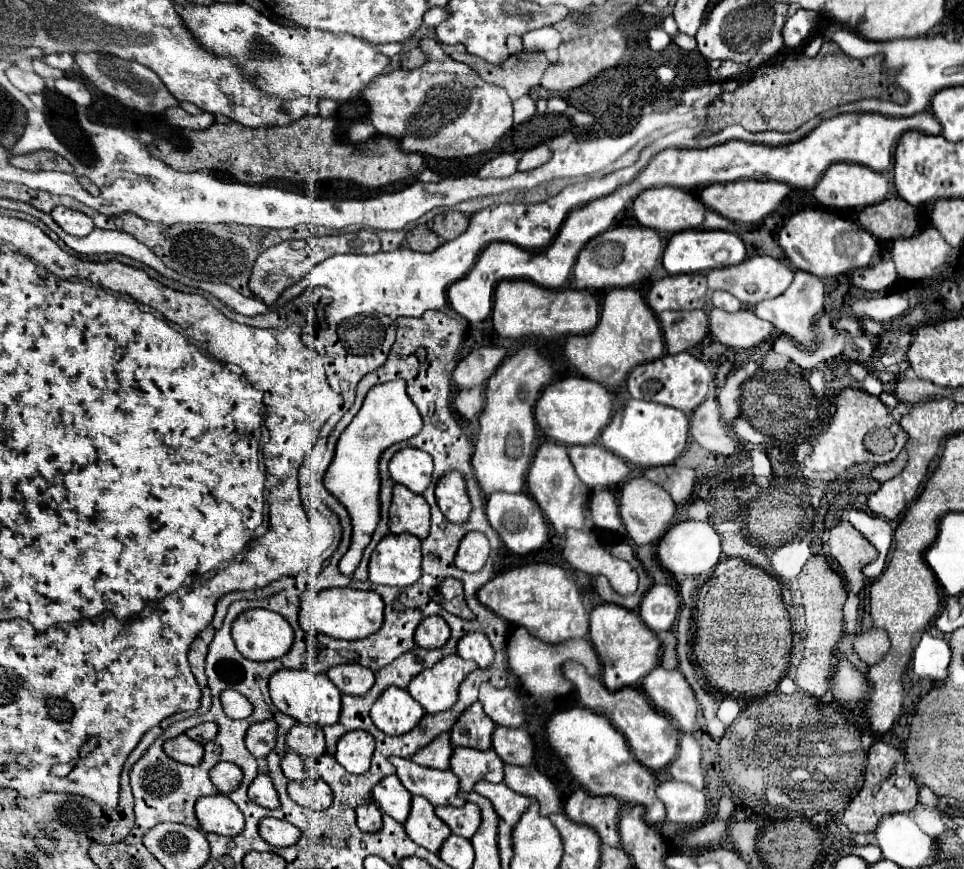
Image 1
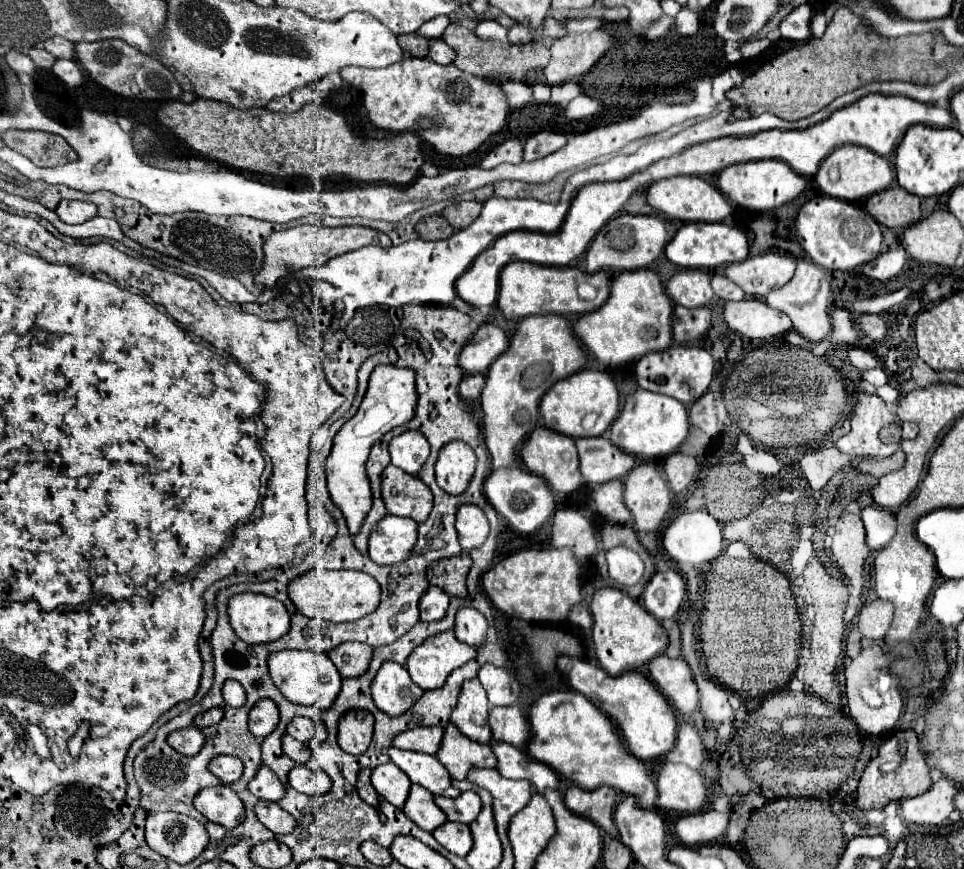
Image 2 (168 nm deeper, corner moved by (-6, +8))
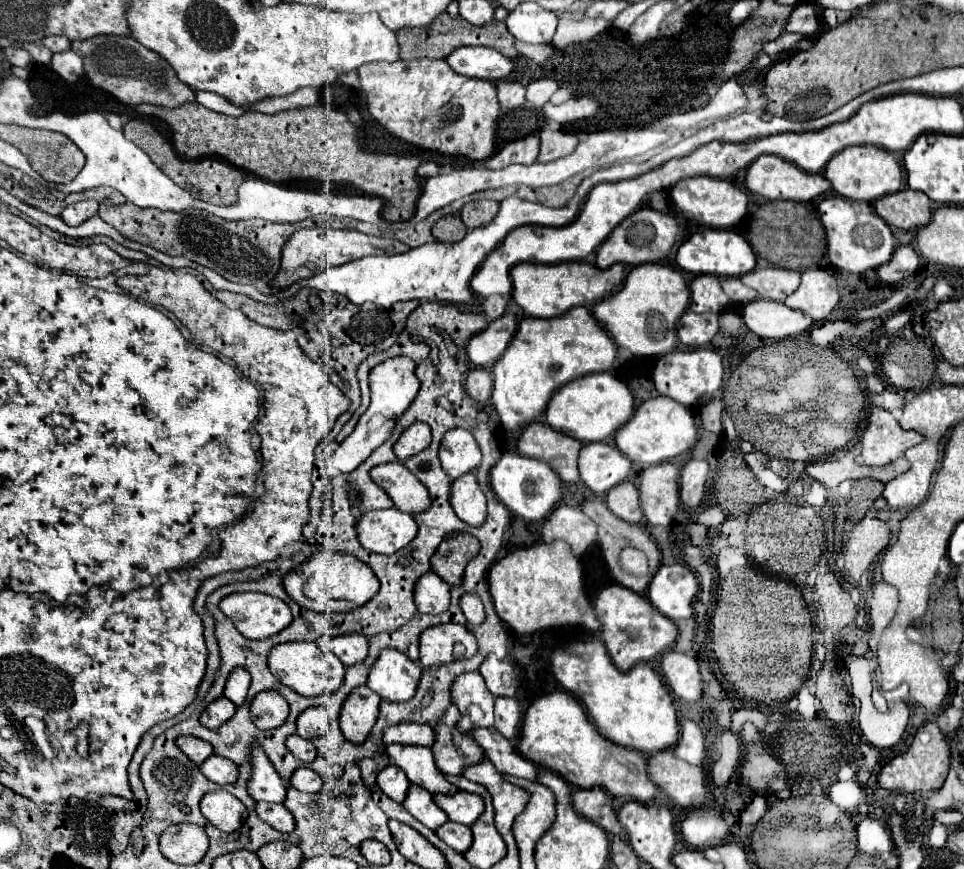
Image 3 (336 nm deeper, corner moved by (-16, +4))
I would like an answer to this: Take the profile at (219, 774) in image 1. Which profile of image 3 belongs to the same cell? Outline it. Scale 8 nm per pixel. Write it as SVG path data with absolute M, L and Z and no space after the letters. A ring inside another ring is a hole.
M212 754L208 760L204 760L200 764L200 772L216 784L232 784L238 778L236 764L232 764L232 760L228 760L228 758L222 758L216 754Z

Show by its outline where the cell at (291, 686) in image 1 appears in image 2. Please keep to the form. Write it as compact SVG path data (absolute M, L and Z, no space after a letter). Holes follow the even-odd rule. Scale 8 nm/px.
M282 650L274 652L268 658L268 670L278 686L278 690L294 704L302 706L318 706L320 710L326 710L334 704L338 698L338 692L342 690L342 678L338 670L334 668L332 660L324 652L314 652L314 650Z

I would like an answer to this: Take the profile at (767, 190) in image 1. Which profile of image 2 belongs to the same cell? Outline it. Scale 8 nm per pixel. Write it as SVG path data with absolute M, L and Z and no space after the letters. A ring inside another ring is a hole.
M758 160L758 162L746 162L746 164L734 164L720 172L718 190L736 206L742 206L746 210L754 212L768 212L772 208L778 208L790 200L794 200L804 188L806 178L792 172L786 164L778 160Z

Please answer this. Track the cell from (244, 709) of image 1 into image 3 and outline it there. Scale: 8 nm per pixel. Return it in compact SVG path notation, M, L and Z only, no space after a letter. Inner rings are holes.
M234 668L226 680L226 688L224 688L224 696L228 700L232 700L236 706L244 704L246 700L246 692L250 686L250 674L246 668Z

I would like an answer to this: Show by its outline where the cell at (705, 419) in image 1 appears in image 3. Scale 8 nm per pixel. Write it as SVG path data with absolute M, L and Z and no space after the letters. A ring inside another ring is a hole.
M714 396L704 408L702 408L702 428L720 434L722 432L722 412L724 412L724 404L720 400L720 396Z

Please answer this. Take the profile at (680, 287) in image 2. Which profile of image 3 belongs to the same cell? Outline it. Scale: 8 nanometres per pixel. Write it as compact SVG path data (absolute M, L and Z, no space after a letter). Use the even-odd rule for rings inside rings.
M696 276L690 284L692 302L690 310L694 312L720 312L728 304L728 296L720 286L720 278L716 276Z

